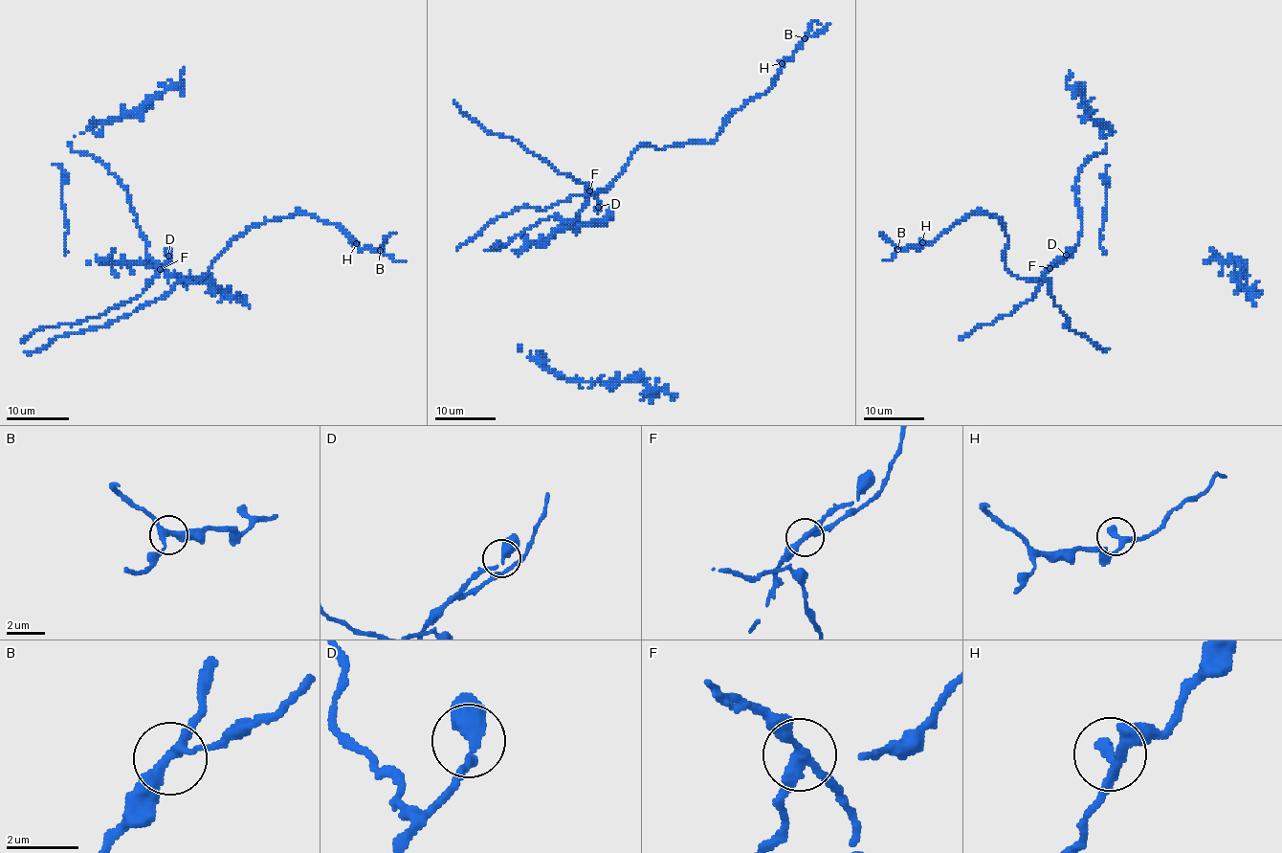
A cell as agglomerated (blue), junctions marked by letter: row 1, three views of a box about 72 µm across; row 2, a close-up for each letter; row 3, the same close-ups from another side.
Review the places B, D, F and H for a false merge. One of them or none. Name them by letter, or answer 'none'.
F

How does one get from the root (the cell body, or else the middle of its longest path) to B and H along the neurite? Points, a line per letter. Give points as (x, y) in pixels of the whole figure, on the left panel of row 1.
B: (52, 339), (104, 327), (181, 280), (195, 282), (252, 226), (296, 212), (336, 223), (358, 248), (380, 250)
H: (52, 339), (104, 327), (163, 298), (181, 280), (195, 282), (252, 226), (296, 212), (336, 223), (356, 243)

